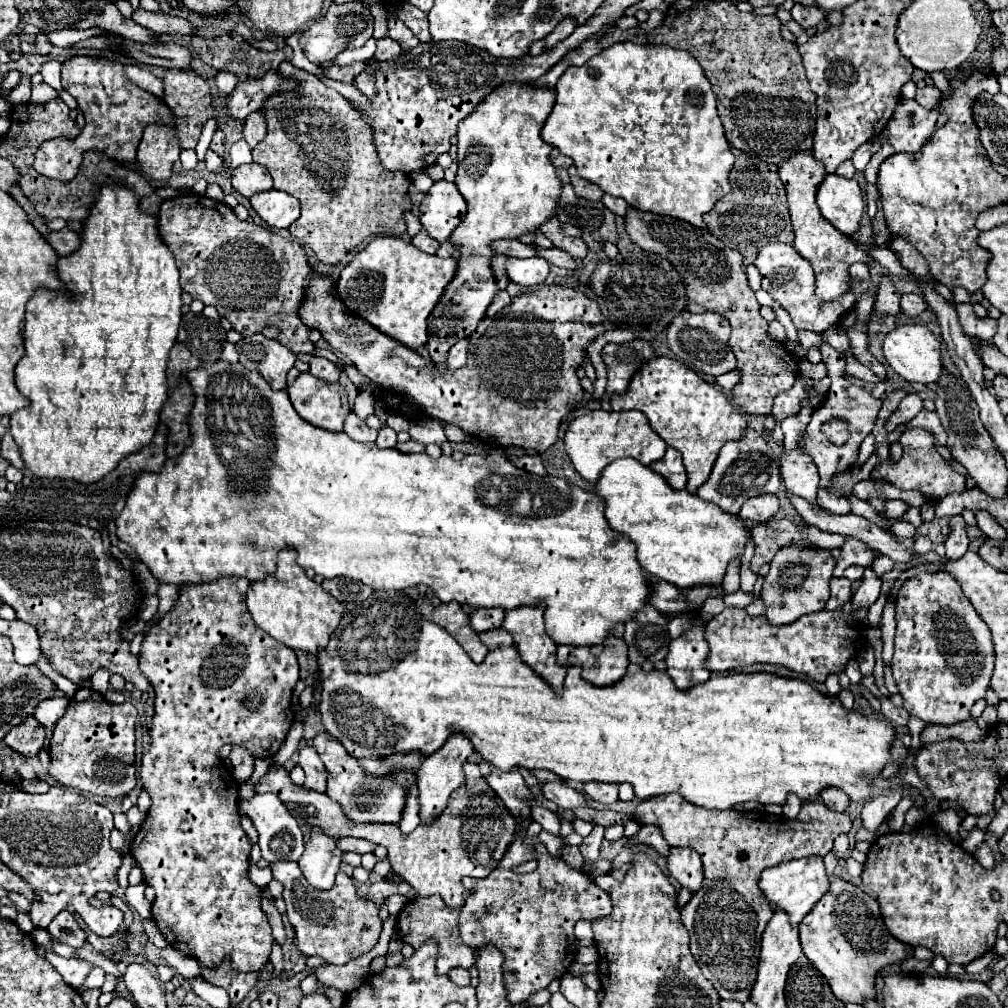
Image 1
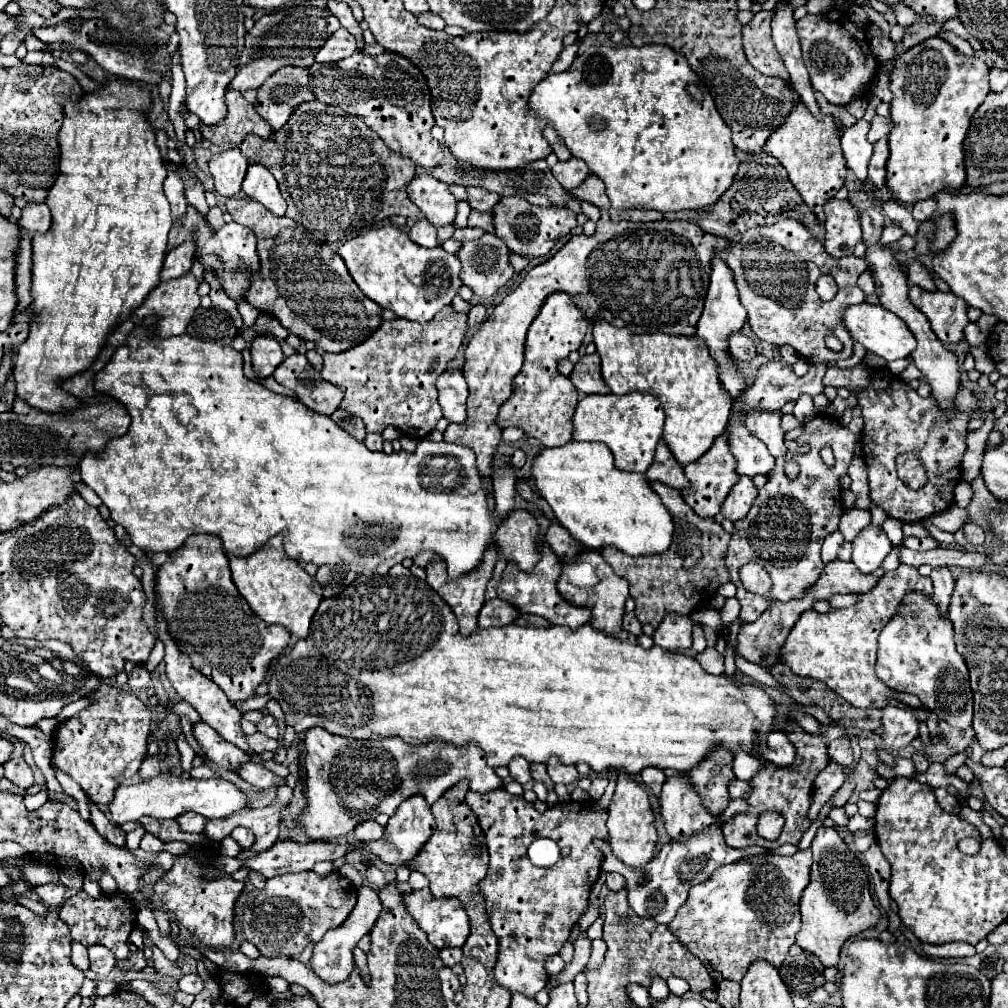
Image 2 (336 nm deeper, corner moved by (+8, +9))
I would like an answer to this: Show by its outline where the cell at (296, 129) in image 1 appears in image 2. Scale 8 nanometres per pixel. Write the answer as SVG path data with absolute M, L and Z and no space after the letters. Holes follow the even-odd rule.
M305 101L297 105L289 121L279 131L271 131L267 139L247 135L241 143L241 153L249 163L259 163L275 175L279 189L287 201L285 215L303 225L323 243L347 241L363 235L391 215L419 215L419 209L407 197L407 185L415 175L415 165L405 157L391 153L387 145L381 145L381 137L375 131L371 131L359 117L343 113L339 107L329 107L321 101Z

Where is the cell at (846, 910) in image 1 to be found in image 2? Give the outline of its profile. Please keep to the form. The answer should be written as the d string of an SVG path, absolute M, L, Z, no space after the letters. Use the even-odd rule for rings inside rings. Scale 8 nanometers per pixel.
M819 829L813 839L813 865L811 881L801 897L801 929L795 943L801 949L811 951L819 957L825 967L837 967L841 945L871 927L881 919L881 911L871 899L869 879L863 871L859 857L843 843L835 829Z

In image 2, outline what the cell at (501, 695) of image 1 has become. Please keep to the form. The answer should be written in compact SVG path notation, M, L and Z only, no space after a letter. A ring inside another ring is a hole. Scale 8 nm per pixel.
M395 565L387 575L373 575L365 577L359 575L341 595L323 599L313 621L311 621L311 633L307 639L297 641L295 651L287 651L279 659L273 661L271 669L267 671L267 683L269 693L273 699L277 699L285 713L285 723L293 727L297 733L307 731L311 727L323 727L331 731L333 735L341 737L353 737L353 739L387 739L387 737L399 737L409 745L423 745L431 741L443 741L449 745L465 747L465 745L477 745L485 753L493 753L493 767L507 767L513 757L525 757L531 763L545 763L553 757L557 757L561 763L587 763L593 771L601 773L607 769L625 769L629 775L641 773L645 767L659 767L659 769L673 769L679 773L689 773L695 769L701 761L709 757L711 751L717 747L729 747L731 755L747 749L749 755L761 757L761 751L757 747L757 739L765 739L771 731L775 731L777 725L777 703L759 687L749 683L735 683L731 677L723 675L711 675L703 671L699 661L695 657L687 657L683 653L669 653L659 647L643 649L641 645L631 645L629 641L619 641L613 637L607 637L605 633L599 633L591 629L587 623L581 625L577 631L571 631L569 627L519 627L519 625L505 625L505 627L489 627L489 629L477 629L469 637L461 637L457 631L457 619L449 605L437 597L437 593L427 585L427 581L417 579L409 569L403 565Z

